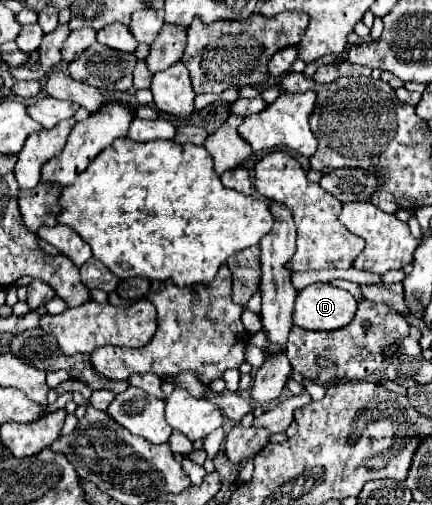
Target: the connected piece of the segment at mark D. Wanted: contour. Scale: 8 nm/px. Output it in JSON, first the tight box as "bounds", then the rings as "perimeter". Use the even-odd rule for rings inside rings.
{"bounds":[294,283,358,331],"perimeter":[[[330,283],[304,287],[296,297],[294,323],[312,331],[334,331],[346,327],[358,309],[358,301]]]}

